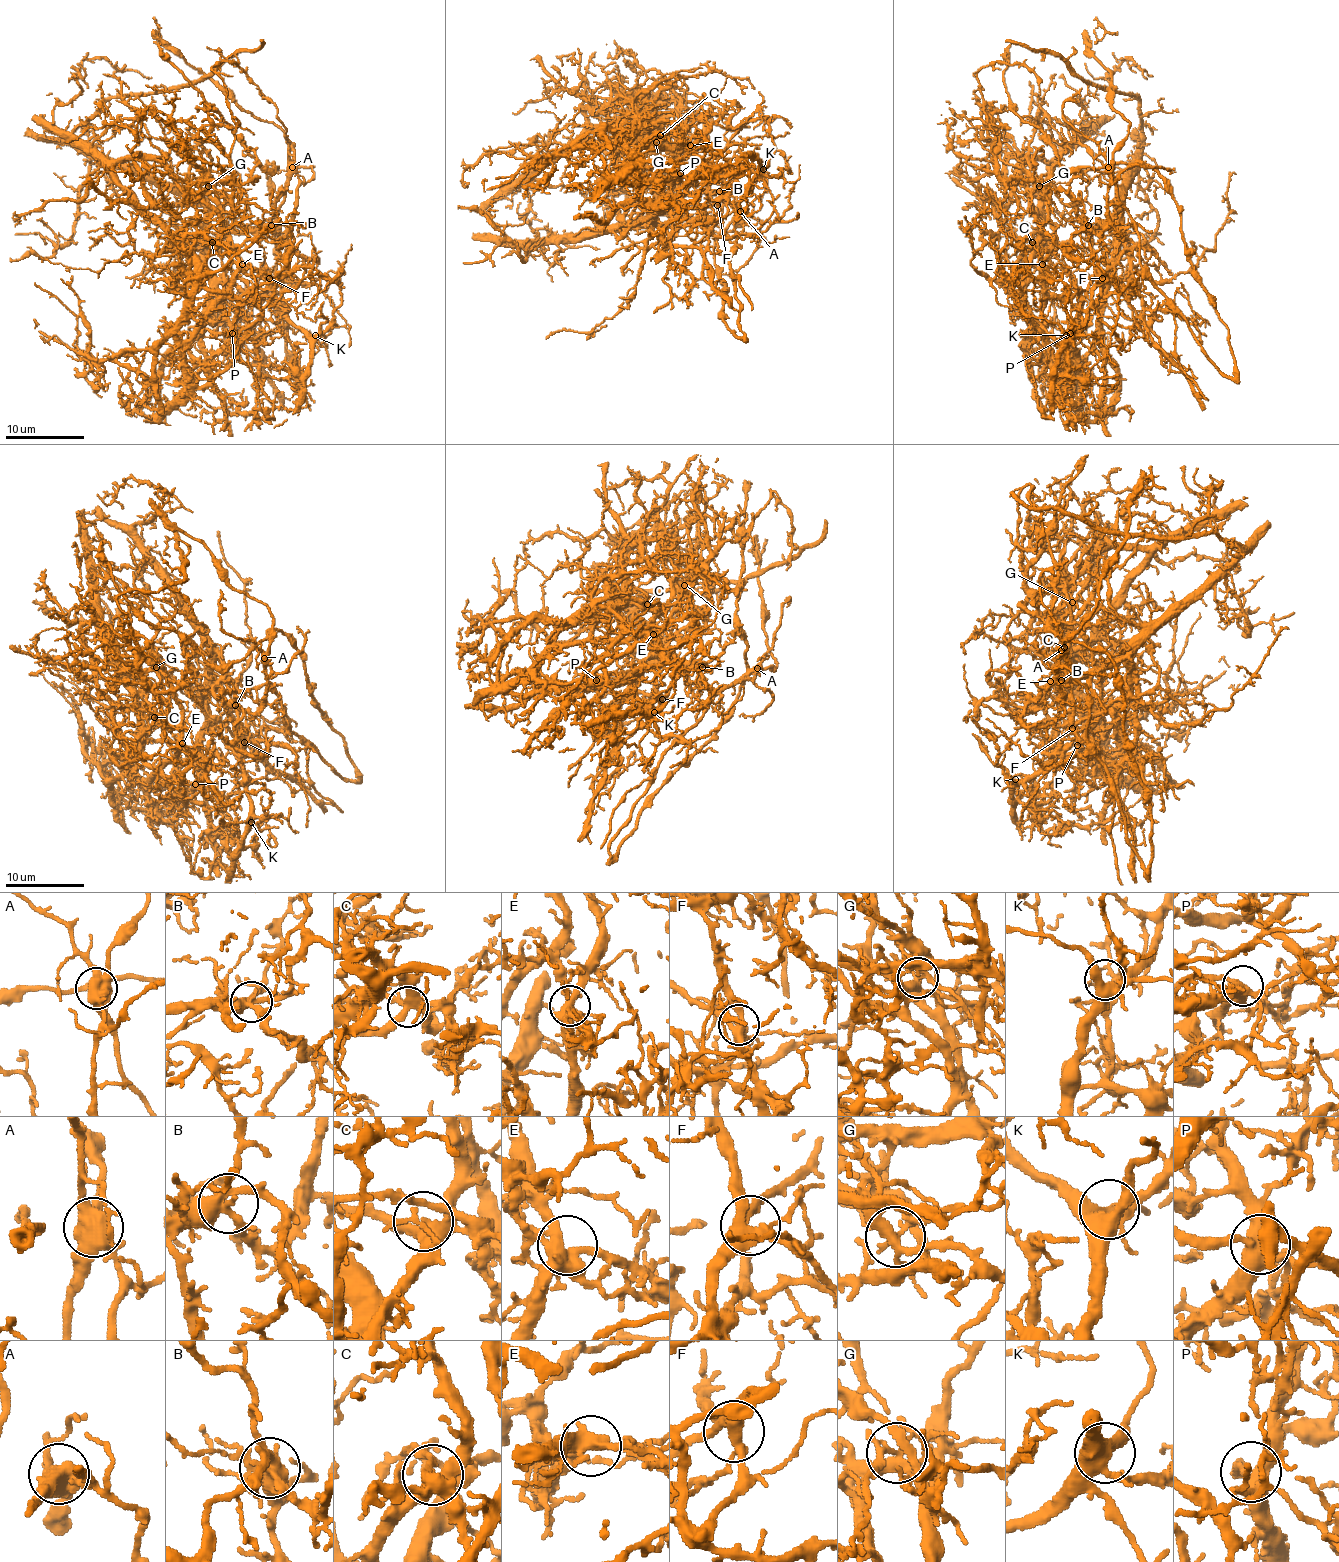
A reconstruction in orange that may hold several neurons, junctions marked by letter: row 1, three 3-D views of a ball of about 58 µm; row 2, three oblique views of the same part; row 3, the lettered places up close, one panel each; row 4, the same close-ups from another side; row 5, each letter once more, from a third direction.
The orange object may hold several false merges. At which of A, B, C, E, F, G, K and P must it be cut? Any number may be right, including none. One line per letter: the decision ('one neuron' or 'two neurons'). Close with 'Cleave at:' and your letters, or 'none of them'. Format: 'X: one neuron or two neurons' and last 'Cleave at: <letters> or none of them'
A: two neurons
B: one neuron
C: one neuron
E: one neuron
F: one neuron
G: two neurons
K: one neuron
P: one neuron
Cleave at: A, G

